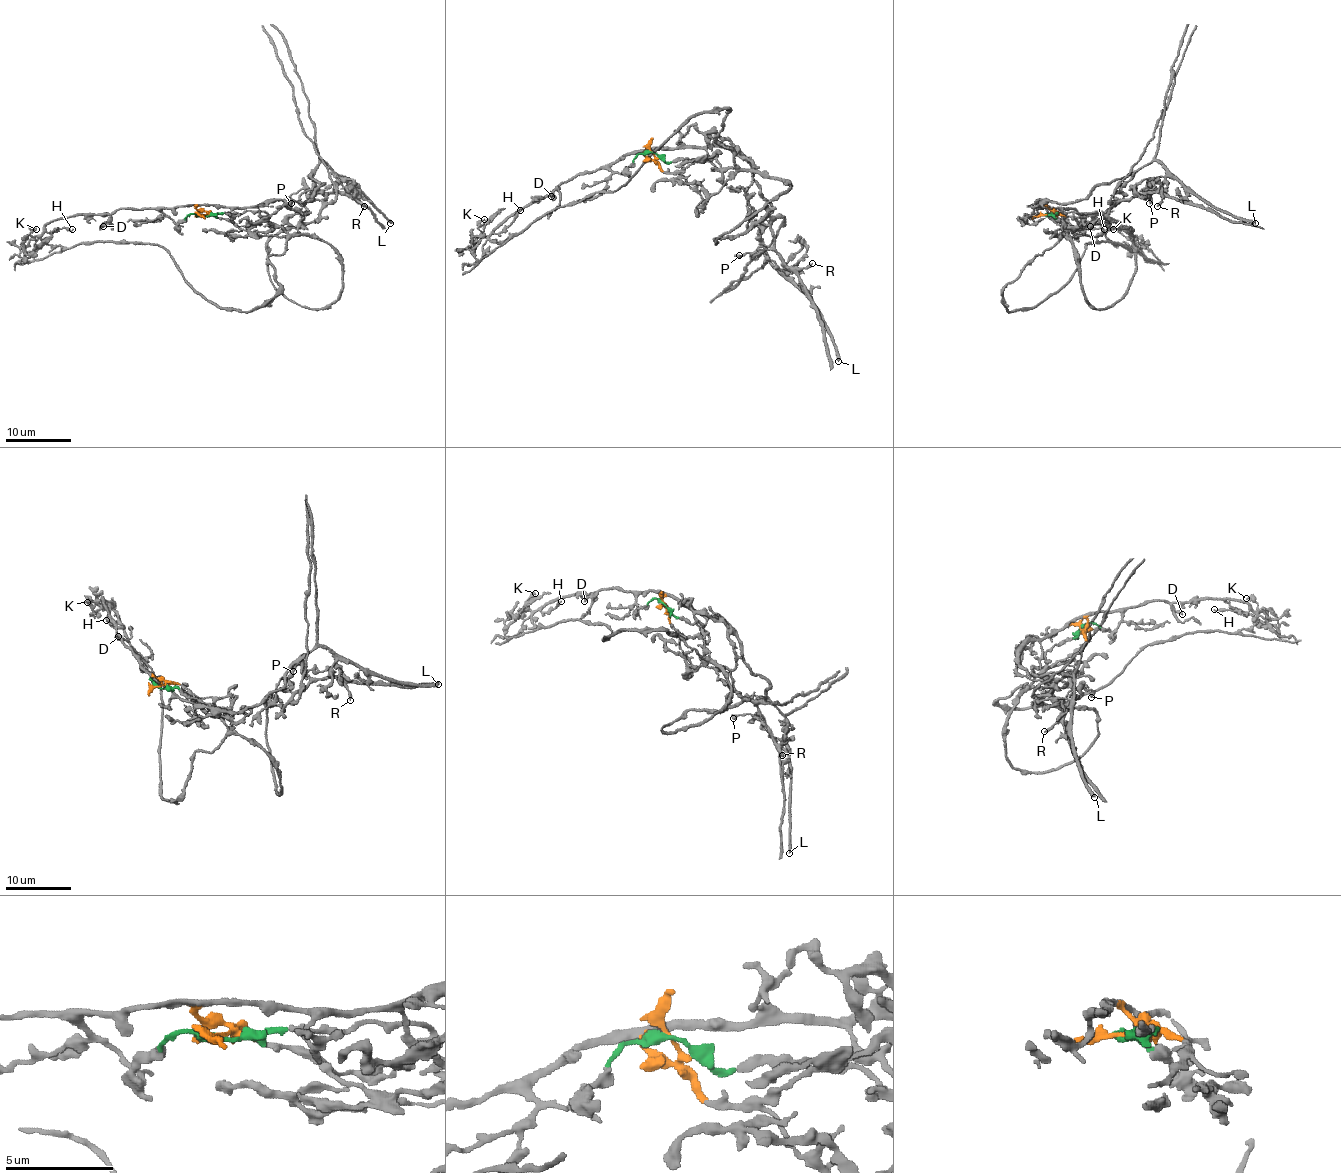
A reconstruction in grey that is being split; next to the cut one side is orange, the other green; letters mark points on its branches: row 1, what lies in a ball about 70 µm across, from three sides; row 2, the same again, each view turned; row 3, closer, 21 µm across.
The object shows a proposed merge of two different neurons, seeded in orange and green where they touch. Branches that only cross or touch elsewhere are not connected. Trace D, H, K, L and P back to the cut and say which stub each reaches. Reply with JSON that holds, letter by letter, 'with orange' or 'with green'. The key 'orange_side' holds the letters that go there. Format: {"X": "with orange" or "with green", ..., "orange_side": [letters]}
{"D": "with orange", "H": "with orange", "K": "with orange", "L": "with orange", "P": "with green", "orange_side": ["D", "H", "K", "L"]}

